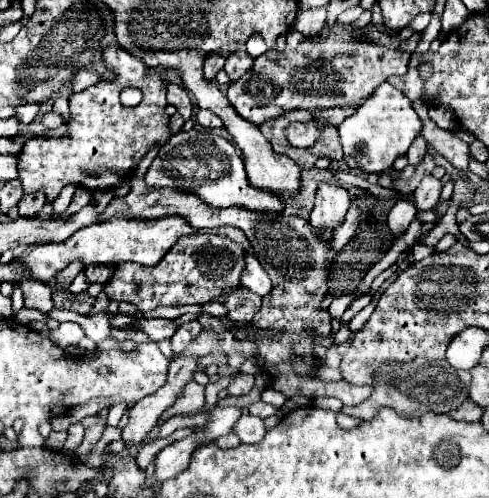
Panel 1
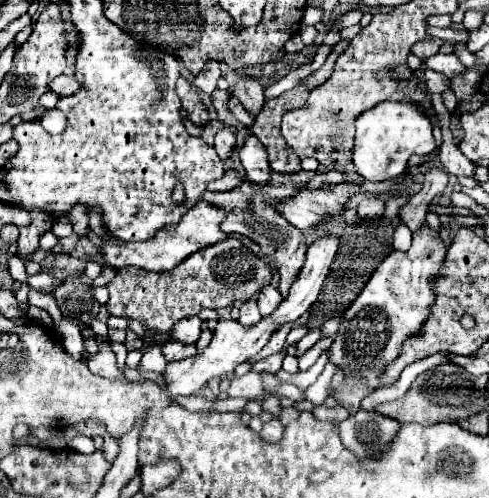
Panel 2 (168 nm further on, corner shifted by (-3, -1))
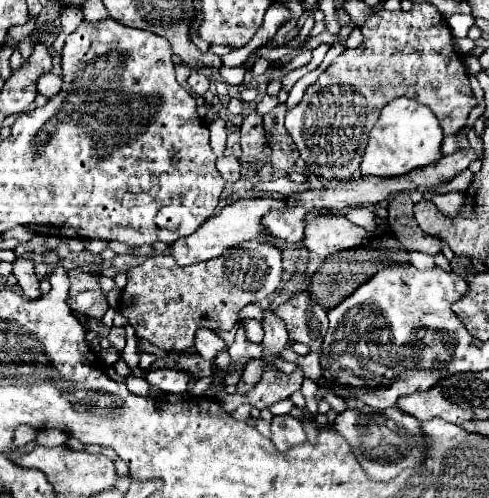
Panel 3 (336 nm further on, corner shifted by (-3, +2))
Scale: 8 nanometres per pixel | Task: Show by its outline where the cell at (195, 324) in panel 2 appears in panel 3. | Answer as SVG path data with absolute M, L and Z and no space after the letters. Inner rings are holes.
M202 329L198 331L198 335L194 337L194 349L204 357L204 359L214 359L218 351L228 349L224 345L224 341L210 329Z

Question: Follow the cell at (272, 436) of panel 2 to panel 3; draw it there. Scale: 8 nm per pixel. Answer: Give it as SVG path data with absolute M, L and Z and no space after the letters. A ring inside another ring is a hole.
M278 415L272 419L272 443L278 451L288 451L294 445L306 441L306 433L302 429L302 421L292 415Z

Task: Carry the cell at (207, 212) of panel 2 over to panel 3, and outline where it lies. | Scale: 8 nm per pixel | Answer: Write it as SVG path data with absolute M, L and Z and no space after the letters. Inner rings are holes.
M238 199L234 203L228 203L216 215L206 219L206 223L202 223L198 227L198 231L194 231L194 235L182 237L182 239L174 241L172 245L168 245L168 253L174 257L174 261L178 265L192 265L192 263L200 263L200 261L220 257L226 249L236 247L242 241L256 239L256 241L274 243L274 237L270 237L262 231L258 219L264 217L270 209L282 209L284 205L286 205L284 199Z

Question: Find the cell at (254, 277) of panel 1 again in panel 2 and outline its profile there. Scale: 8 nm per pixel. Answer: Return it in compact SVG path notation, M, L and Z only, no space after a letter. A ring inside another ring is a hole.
M266 286L266 290L260 290L256 296L256 304L262 316L270 316L278 308L278 302L282 302L282 294L274 286Z

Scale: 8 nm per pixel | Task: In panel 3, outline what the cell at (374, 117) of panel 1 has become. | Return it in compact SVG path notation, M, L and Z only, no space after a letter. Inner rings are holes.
M394 99L382 107L380 117L370 131L368 147L360 163L360 173L376 177L398 177L410 173L414 167L436 163L442 157L442 139L442 127L426 105L420 105L412 99Z

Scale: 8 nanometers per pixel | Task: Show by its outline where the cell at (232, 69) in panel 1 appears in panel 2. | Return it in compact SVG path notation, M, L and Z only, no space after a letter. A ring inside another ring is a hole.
M238 76L236 88L234 88L234 96L242 102L242 106L254 114L254 118L260 114L260 110L264 108L264 88L260 84L260 80L256 78L246 78L246 76Z

